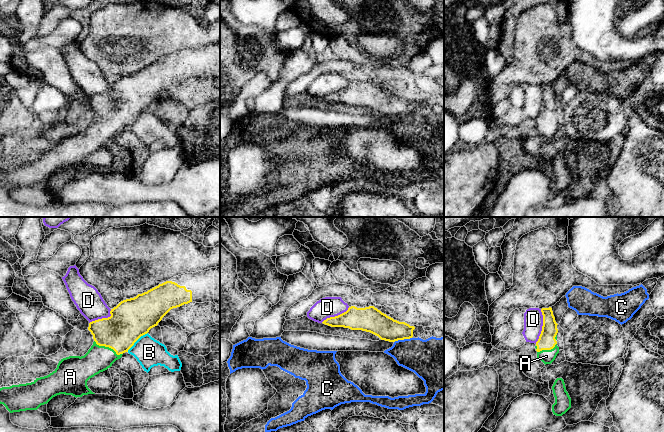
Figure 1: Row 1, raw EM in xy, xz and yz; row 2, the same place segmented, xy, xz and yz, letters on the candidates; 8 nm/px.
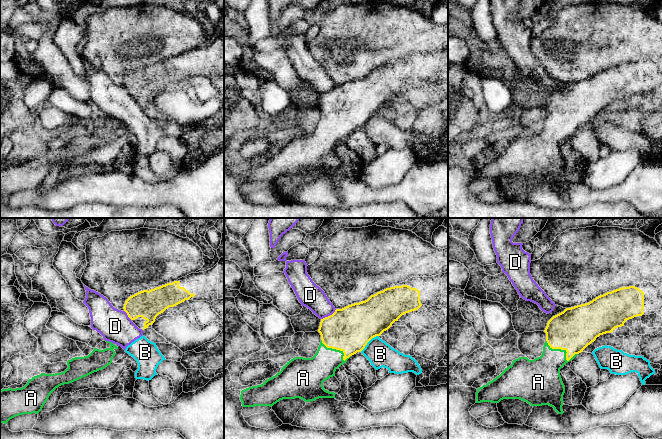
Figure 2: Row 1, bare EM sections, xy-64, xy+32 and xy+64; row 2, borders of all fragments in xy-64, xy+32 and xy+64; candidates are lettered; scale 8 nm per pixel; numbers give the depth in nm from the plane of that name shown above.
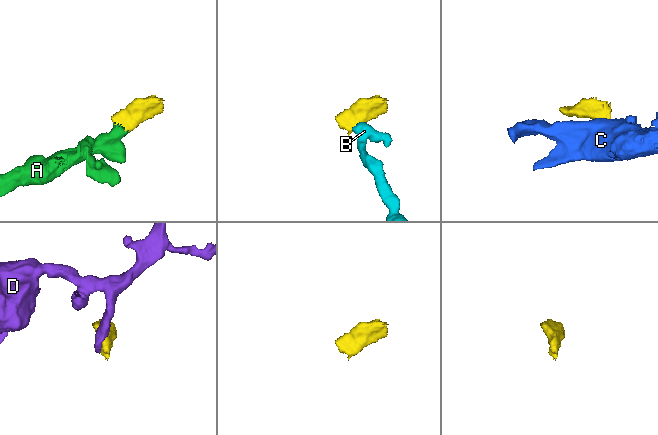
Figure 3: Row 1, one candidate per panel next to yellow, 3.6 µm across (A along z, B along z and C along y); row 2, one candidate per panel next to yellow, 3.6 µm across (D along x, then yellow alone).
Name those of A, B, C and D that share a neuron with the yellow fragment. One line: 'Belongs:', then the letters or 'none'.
Belongs: A

